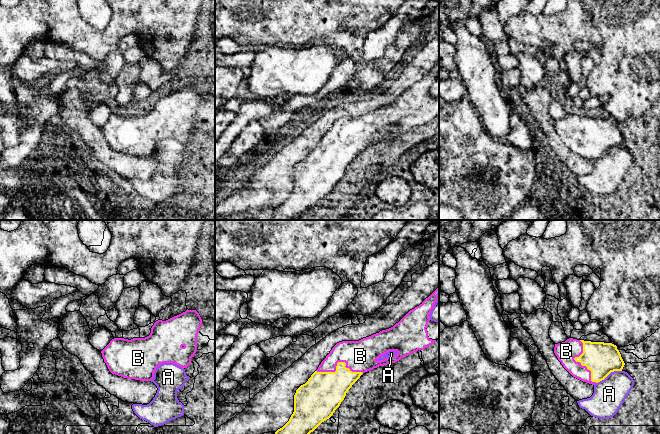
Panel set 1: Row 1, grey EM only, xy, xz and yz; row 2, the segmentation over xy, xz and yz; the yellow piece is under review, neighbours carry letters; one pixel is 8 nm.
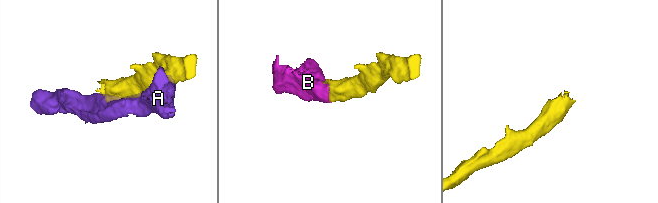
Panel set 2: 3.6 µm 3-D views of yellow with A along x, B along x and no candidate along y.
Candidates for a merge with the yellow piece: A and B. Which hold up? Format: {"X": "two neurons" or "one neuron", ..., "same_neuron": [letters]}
{"A": "two neurons", "B": "one neuron", "same_neuron": ["B"]}

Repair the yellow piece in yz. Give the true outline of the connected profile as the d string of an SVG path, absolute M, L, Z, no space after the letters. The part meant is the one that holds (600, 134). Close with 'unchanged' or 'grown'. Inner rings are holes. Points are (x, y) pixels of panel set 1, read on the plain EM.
M567 115L555 120L554 129L575 154L595 161L611 148L622 147L625 139L612 119Z | grown

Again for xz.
M439 63L426 74L419 82L410 86L398 99L393 103L382 106L379 109L363 114L359 117L342 117L337 119L326 134L321 138L318 145L311 151L308 157L301 161L294 171L294 188L289 197L275 208L273 220L292 220L296 217L303 216L308 213L322 198L329 195L335 186L344 176L346 169L352 161L360 154L360 152L374 144L392 140L399 137L418 126L424 126L439 115L439 98L431 97L429 91L439 72ZM389 127L397 127L396 132L387 133L384 136L377 135Z | grown

